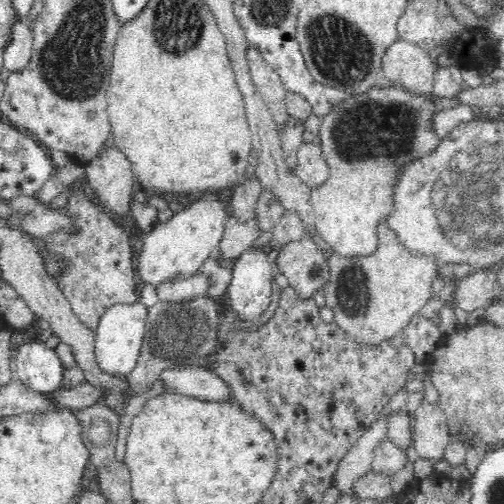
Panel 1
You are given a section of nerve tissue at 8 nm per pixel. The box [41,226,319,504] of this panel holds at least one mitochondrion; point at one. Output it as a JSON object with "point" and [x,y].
{"point":[229,340]}

